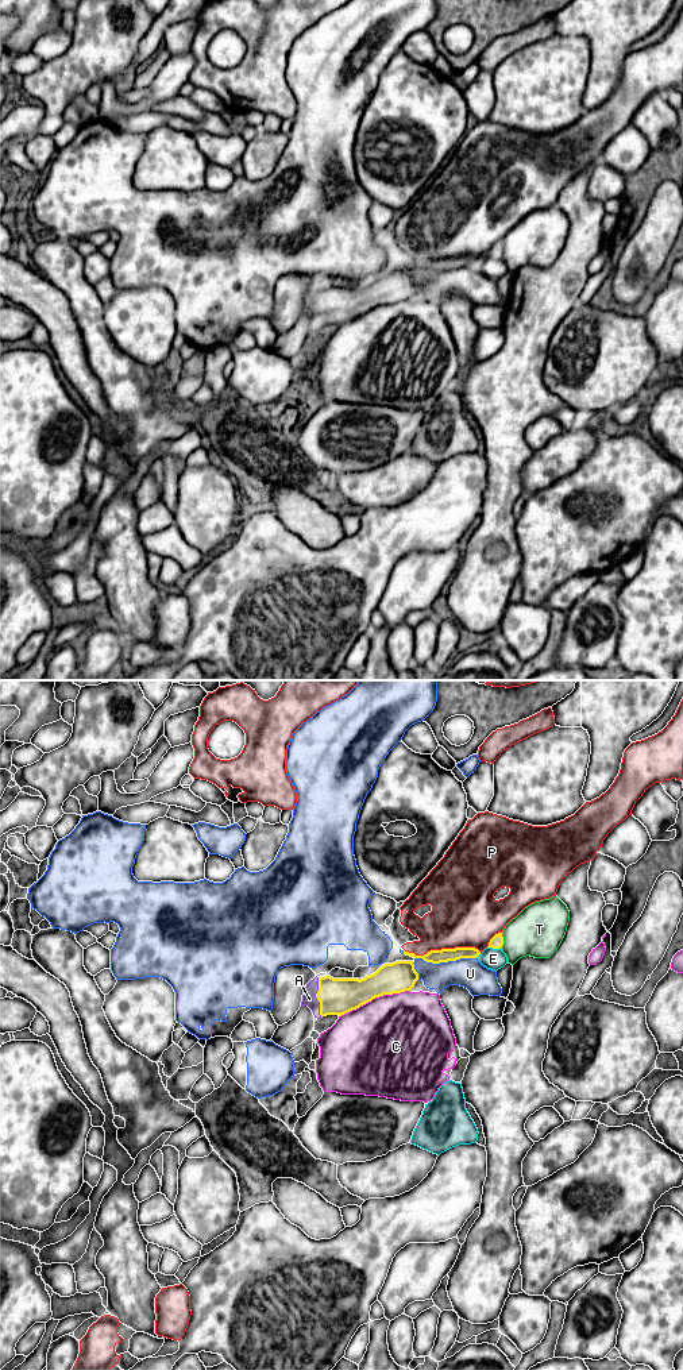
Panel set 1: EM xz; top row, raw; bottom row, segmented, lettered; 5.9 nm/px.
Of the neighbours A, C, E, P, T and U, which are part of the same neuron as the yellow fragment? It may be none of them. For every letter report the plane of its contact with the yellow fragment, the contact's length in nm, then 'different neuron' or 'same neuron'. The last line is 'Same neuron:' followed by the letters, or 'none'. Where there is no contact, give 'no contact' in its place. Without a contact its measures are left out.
A: meets yellow in xz; contact 240 nm long; same neuron
C: meets yellow in xz; contact 460 nm long; different neuron
E: meets yellow in xz; contact 80 nm long; different neuron
P: meets yellow in xz; contact 460 nm long; different neuron
T: meets yellow in xz; contact 100 nm long; different neuron
U: meets yellow in xz; contact 360 nm long; different neuron
Same neuron: A

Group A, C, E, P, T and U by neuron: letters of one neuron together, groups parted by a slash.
A / C / E / P / T / U

